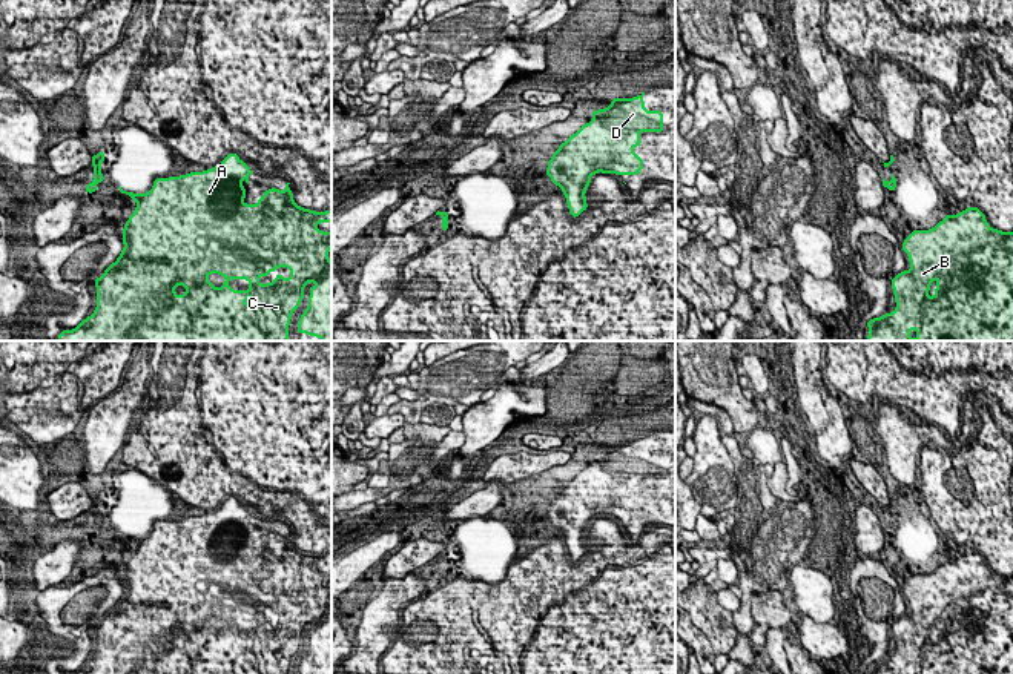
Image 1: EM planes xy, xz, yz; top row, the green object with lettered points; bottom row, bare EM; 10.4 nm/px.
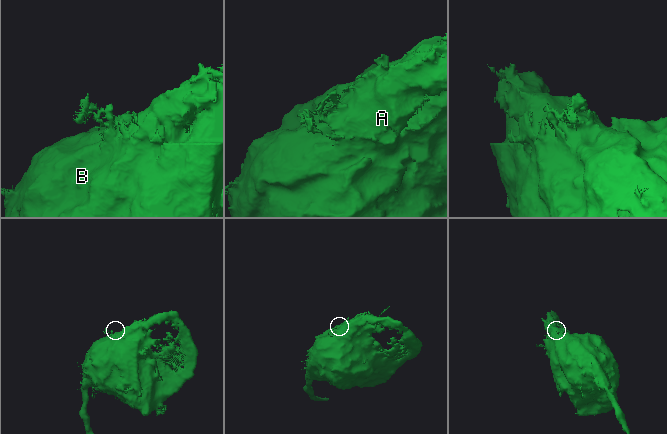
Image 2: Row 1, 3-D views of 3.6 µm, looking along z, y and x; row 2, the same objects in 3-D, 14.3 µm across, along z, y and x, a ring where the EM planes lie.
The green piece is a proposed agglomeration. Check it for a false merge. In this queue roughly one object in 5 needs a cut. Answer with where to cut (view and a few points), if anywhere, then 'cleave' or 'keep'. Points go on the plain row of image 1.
no cut; keep

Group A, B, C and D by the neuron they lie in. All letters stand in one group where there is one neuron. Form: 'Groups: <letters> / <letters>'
Groups: A B C D

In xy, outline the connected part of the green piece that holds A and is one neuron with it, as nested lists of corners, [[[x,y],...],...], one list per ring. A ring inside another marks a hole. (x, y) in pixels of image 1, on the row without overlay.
[[[230,496],[219,510],[207,513],[204,516],[192,516],[181,520],[170,522],[155,522],[153,531],[144,537],[126,536],[120,530],[123,539],[129,539],[137,545],[135,556],[126,565],[123,573],[123,586],[124,593],[120,597],[118,603],[107,610],[104,617],[97,622],[94,626],[97,629],[97,653],[95,656],[83,663],[74,674],[289,674],[292,657],[298,653],[304,642],[304,631],[309,625],[315,625],[316,629],[310,633],[309,651],[302,656],[301,663],[298,665],[298,674],[332,674],[332,606],[328,605],[328,594],[332,591],[332,574],[318,576],[318,567],[332,567],[332,554],[324,557],[302,553],[293,545],[293,536],[290,534],[290,527],[285,528],[285,534],[281,536],[276,531],[270,531],[258,543],[256,548],[244,548],[246,533],[243,531],[241,524],[244,522],[249,528],[249,519],[253,517],[249,513],[249,508],[241,505],[236,497]],[[210,617],[219,617],[227,625],[221,628],[219,633],[215,633],[213,628],[207,623]],[[230,623],[247,623],[250,631],[247,634],[233,634],[229,629]]]

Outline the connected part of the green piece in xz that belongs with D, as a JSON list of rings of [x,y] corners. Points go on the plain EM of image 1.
[[[645,436],[634,442],[614,442],[606,453],[592,454],[592,464],[562,487],[548,505],[546,519],[565,537],[572,562],[588,553],[585,536],[591,519],[597,516],[638,519],[643,513],[643,504],[632,494],[642,488],[638,477],[663,476],[663,454],[646,454],[643,439]]]

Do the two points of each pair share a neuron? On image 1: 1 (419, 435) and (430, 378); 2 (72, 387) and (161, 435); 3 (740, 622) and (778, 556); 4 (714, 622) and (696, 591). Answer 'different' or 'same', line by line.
1: different
2: different
3: same
4: same

